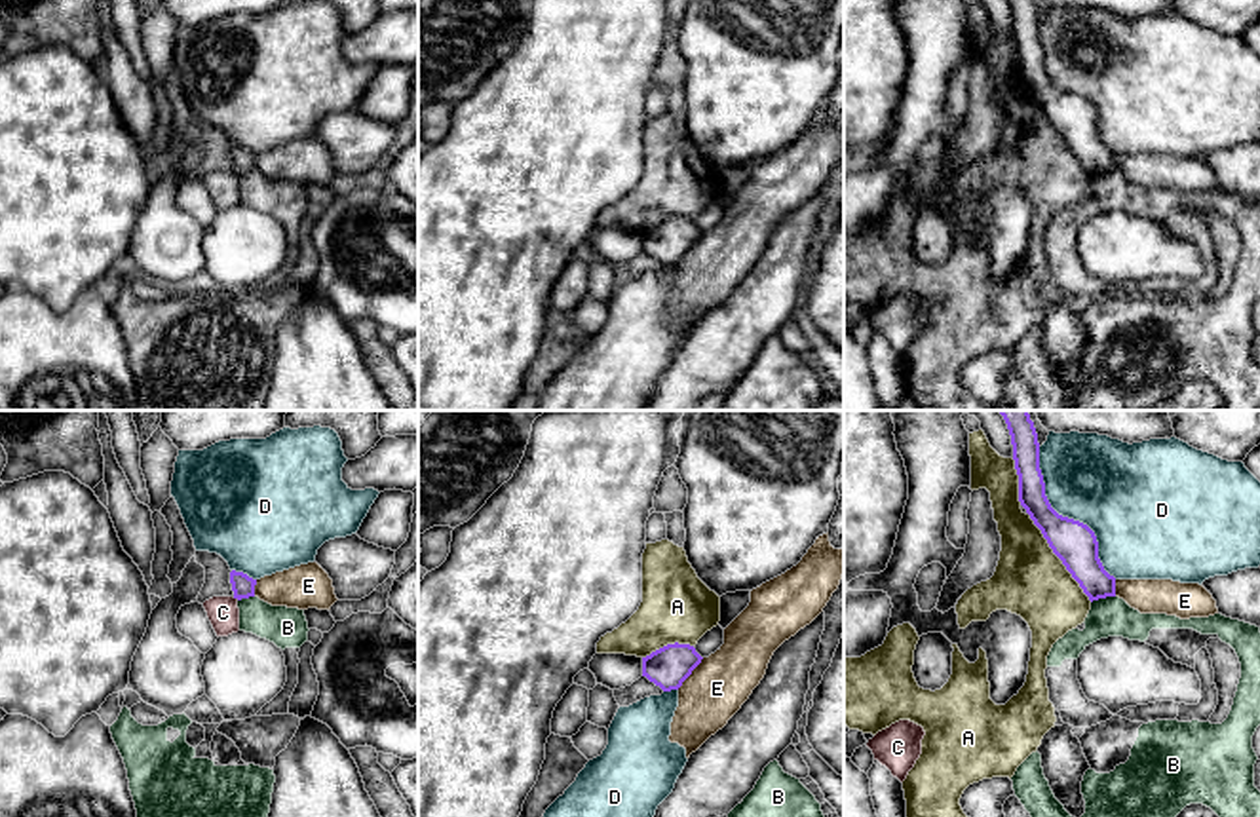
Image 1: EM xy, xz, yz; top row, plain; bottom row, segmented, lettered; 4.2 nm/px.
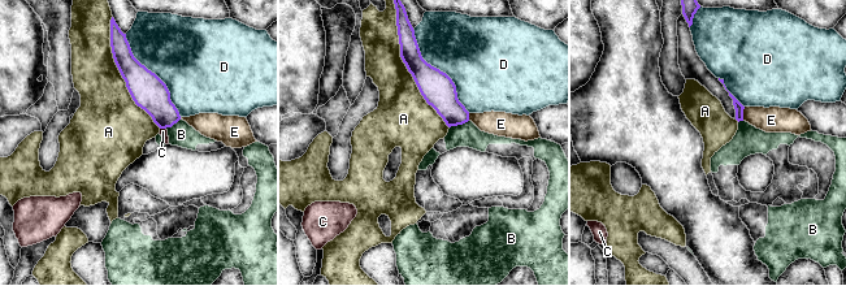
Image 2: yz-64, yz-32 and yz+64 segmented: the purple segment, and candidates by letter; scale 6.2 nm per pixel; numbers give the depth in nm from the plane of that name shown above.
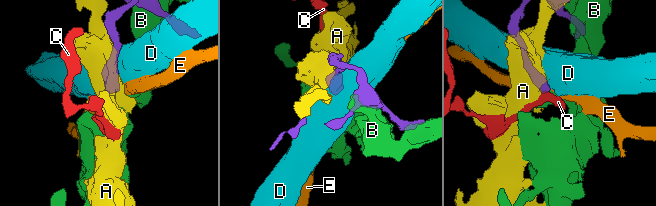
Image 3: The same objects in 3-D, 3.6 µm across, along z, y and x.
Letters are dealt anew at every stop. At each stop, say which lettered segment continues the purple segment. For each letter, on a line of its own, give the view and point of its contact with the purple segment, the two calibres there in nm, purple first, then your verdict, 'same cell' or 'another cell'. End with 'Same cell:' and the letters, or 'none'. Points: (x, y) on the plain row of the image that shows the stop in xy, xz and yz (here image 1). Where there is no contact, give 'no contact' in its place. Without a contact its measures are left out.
A: meets purple in yz at (1057, 130); 180 nm thick on the purple side, 300 nm on the other; another cell
B: meets purple in yz at (1103, 171); 180 nm thick on the purple side, 170 nm on the other; another cell
C: meets purple in xy at (236, 171); 90 nm thick on the purple side, 140 nm on the other; another cell
D: meets purple in yz at (1067, 92); 180 nm thick on the purple side, 400 nm on the other; another cell
E: meets purple in xz at (690, 247); 180 nm thick on the purple side, 260 nm on the other; another cell
Same cell: none

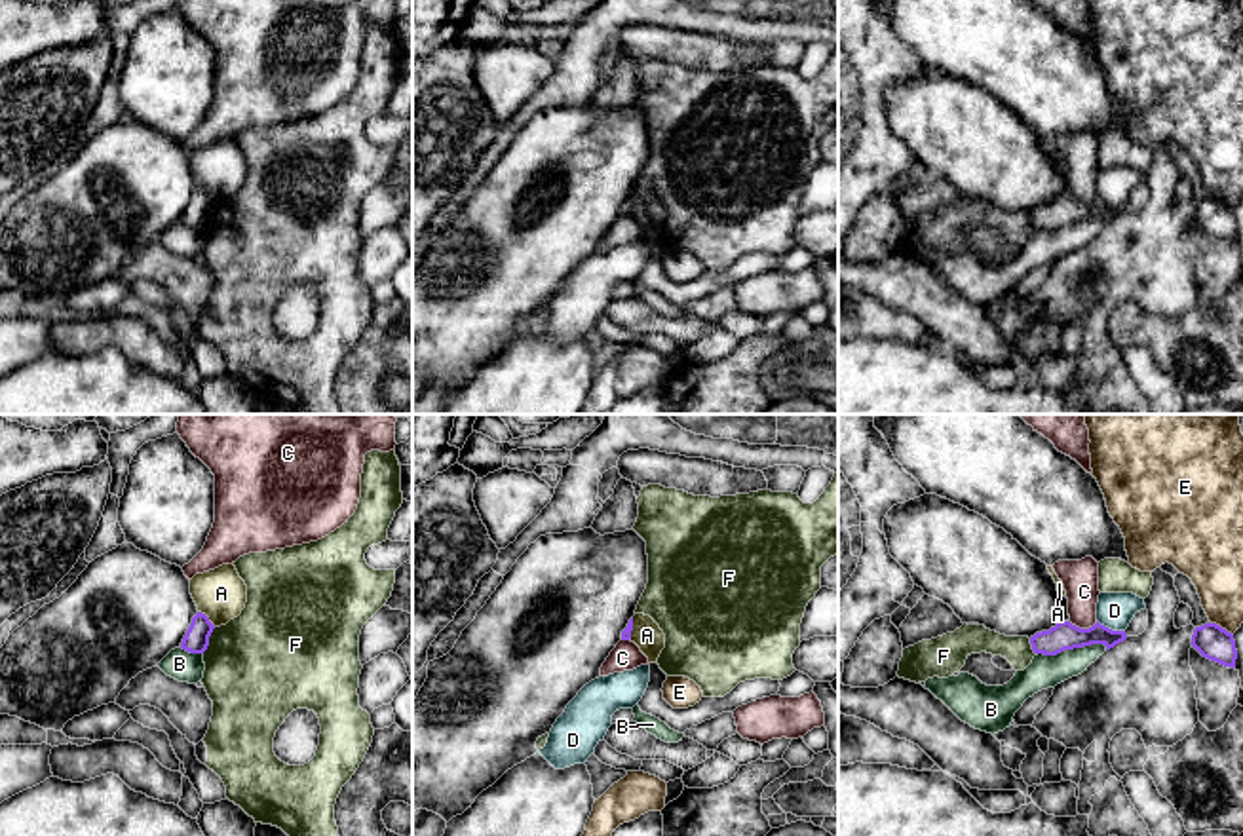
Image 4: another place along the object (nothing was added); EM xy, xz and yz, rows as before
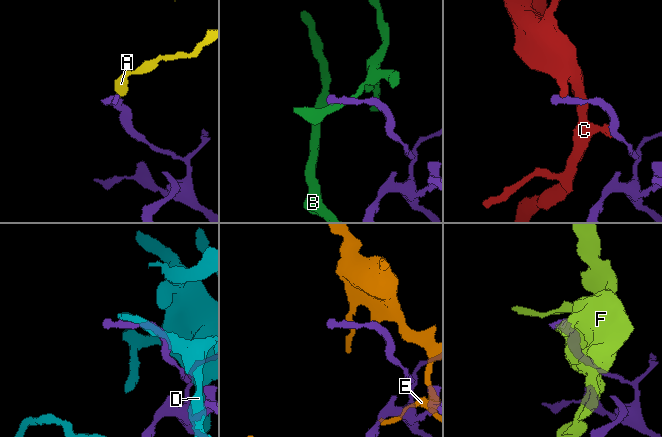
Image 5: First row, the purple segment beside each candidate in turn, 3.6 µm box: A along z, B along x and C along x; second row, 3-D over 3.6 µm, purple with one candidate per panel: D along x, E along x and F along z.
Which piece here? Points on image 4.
A: meets purple in xy at (208, 192); 110 nm thick on the purple side, 220 nm on the other; another cell
B: meets purple in yz at (1072, 223); 120 nm thick on the purple side, 140 nm on the other; another cell
C: meets purple in yz at (1084, 204); 120 nm thick on the purple side, 160 nm on the other; another cell
D: meets purple in yz at (1110, 204); 120 nm thick on the purple side, 160 nm on the other; another cell
E: meets purple in yz at (1221, 202); 150 nm thick on the purple side, 220 nm on the other; another cell
F: meets purple in xy at (208, 215); 110 nm thick on the purple side, 460 nm on the other; another cell
Same cell: none

